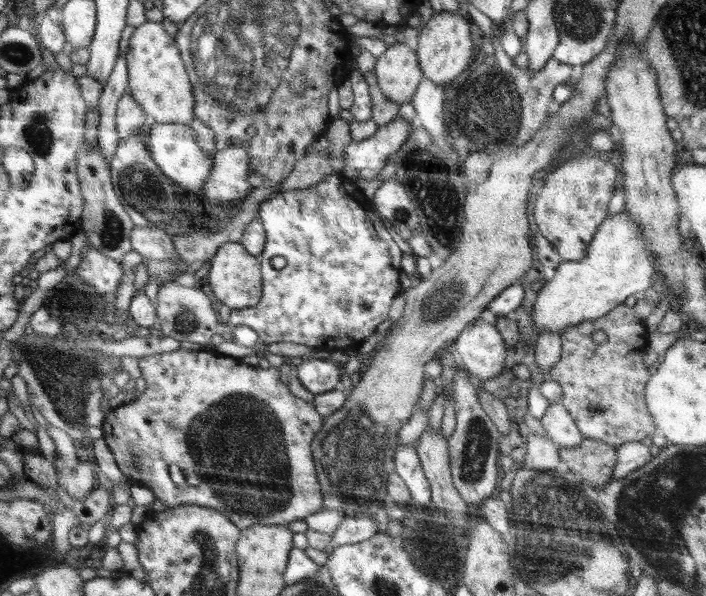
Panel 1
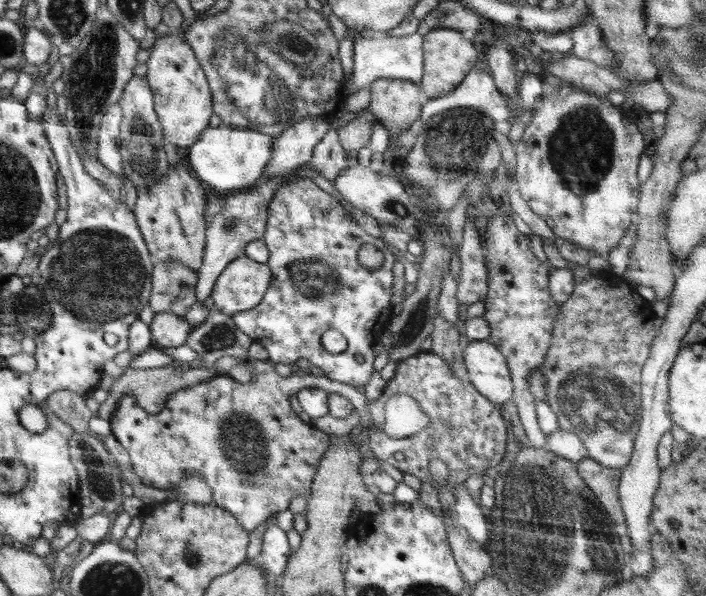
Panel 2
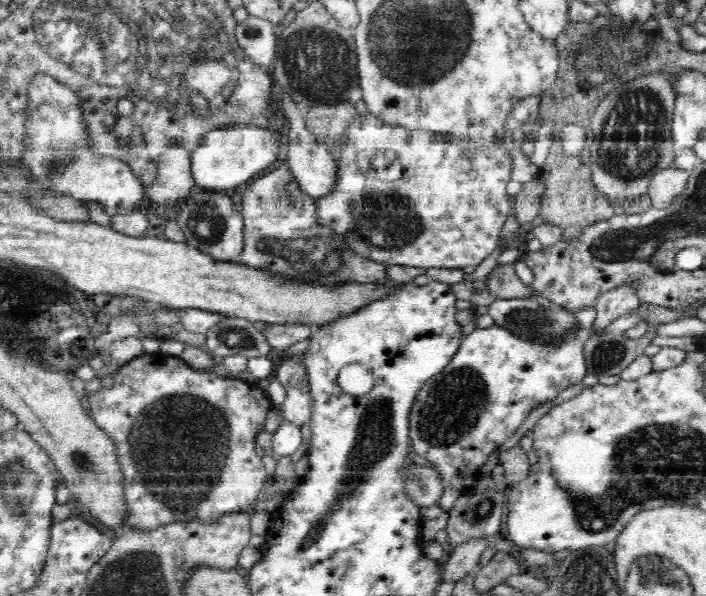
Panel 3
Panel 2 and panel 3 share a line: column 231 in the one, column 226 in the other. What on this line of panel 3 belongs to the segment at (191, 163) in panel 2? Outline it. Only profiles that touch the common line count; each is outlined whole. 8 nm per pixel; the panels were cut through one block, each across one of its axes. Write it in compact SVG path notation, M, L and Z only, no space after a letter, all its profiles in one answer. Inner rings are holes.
M262 124L225 126L207 132L203 141L191 151L192 177L194 177L196 189L231 193L228 190L234 192L239 184L246 184L252 178L258 177L266 168L271 169L277 161L278 148L281 144L280 135L281 130L278 128L269 128Z

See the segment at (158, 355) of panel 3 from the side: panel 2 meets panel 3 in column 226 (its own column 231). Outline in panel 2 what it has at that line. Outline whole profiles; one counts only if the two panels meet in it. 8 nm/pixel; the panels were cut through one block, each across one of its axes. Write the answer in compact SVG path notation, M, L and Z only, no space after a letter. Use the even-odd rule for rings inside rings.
M269 360L258 364L256 376L247 384L240 384L228 375L220 375L208 382L200 382L192 387L172 392L159 414L149 414L138 406L132 395L118 401L111 417L112 435L128 451L133 472L148 486L171 490L185 479L185 472L193 470L203 476L212 489L213 502L236 518L236 522L249 534L264 522L274 521L275 517L289 509L291 498L302 497L308 500L311 484L320 459L330 447L329 435L305 424L291 409L290 397L298 391L318 388L328 394L340 394L348 398L353 408L360 414L360 428L368 431L373 428L370 412L366 410L366 395L352 385L333 381L324 376L313 376L308 372L294 372L288 377L280 377Z

